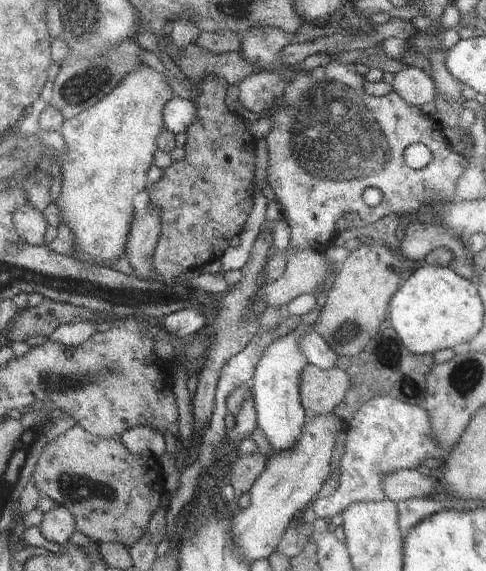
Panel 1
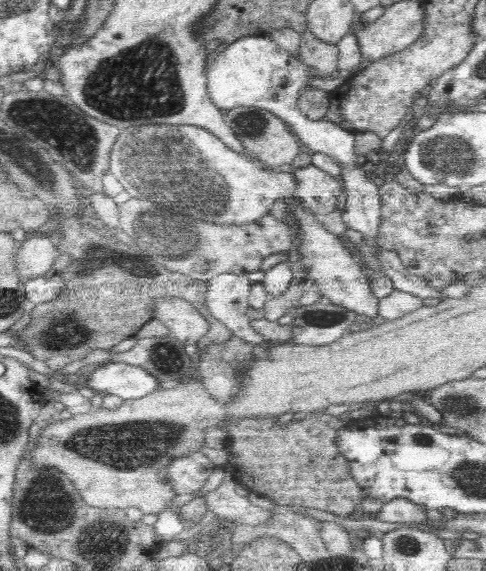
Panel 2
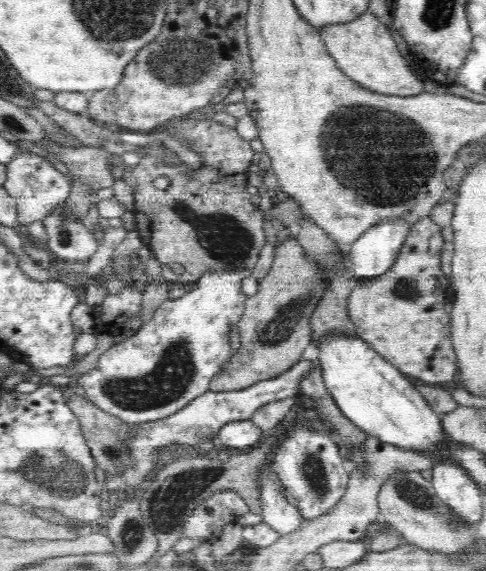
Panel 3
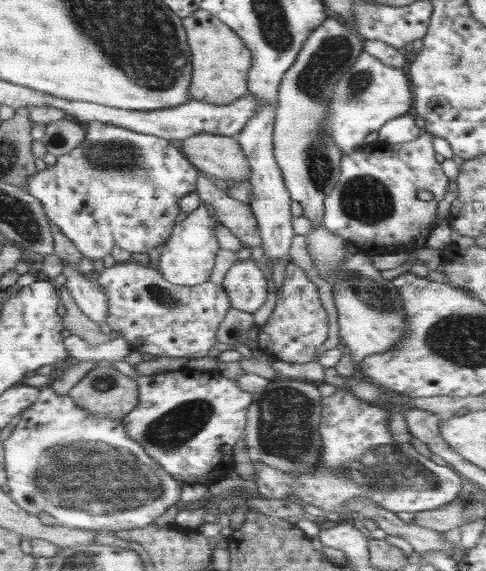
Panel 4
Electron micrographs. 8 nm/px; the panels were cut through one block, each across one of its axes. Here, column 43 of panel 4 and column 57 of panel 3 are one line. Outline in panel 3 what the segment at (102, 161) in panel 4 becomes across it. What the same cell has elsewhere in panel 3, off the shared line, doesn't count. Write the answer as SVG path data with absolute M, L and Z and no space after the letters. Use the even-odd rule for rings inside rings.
M26 152L18 154L13 160L5 164L7 180L2 188L6 189L17 203L18 224L30 224L36 220L44 220L56 210L65 207L71 193L70 178L65 171L60 172L52 165L52 162L34 153Z

